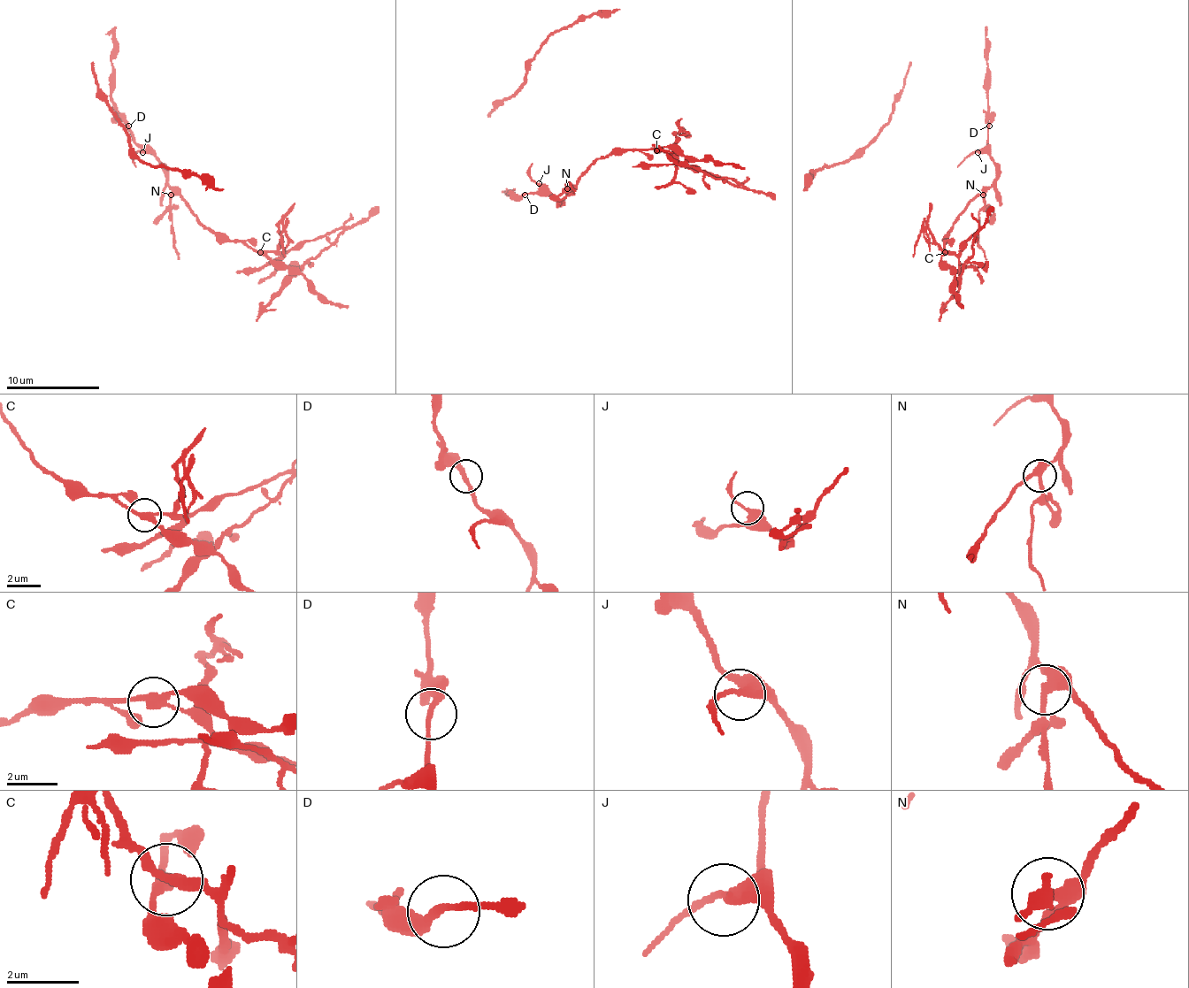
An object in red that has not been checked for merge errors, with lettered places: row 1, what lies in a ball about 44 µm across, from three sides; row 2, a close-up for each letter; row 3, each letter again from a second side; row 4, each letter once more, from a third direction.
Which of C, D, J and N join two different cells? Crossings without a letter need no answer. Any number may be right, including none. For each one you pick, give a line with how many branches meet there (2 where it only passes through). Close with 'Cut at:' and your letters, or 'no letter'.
C: 3
N: 3
Cut at: C, N

